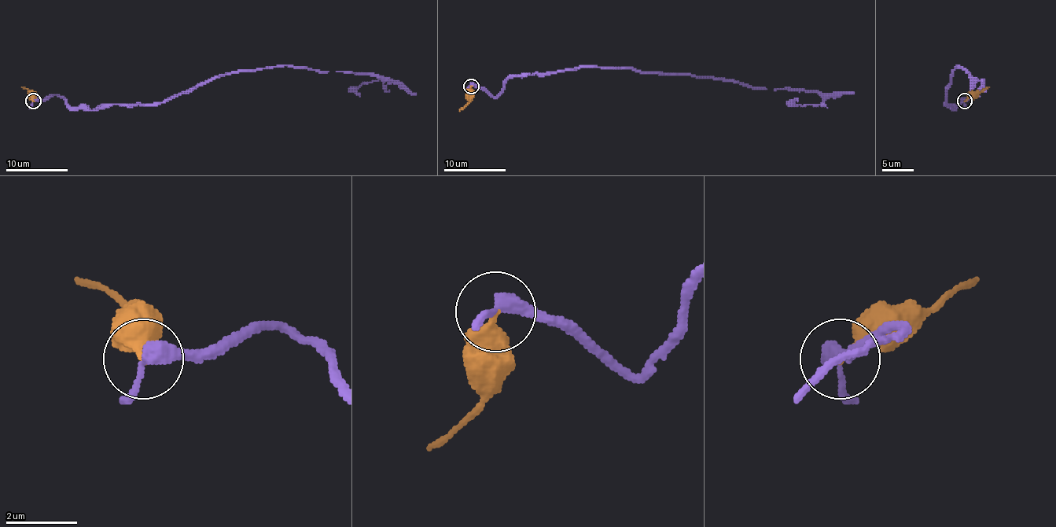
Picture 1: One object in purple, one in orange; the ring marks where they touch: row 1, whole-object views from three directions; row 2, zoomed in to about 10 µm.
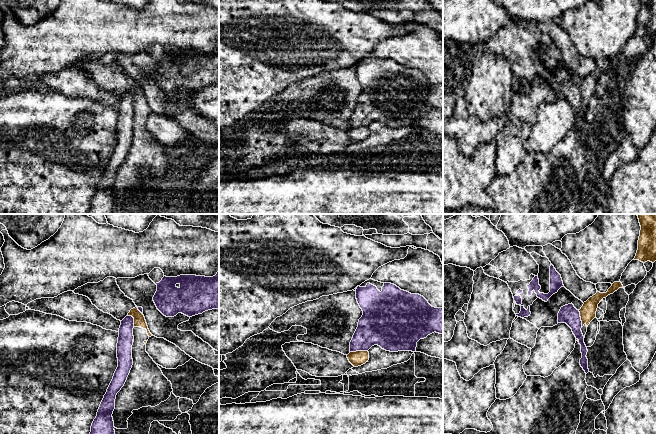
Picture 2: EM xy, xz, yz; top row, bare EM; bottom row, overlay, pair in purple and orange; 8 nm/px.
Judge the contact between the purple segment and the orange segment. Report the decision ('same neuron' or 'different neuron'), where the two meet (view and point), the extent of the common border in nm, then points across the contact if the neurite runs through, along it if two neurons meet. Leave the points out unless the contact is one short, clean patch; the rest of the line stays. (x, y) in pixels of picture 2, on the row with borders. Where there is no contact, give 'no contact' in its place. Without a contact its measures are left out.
different neuron; contact xz (358, 350); length 140 nm; border xz (367, 350), (350, 352)

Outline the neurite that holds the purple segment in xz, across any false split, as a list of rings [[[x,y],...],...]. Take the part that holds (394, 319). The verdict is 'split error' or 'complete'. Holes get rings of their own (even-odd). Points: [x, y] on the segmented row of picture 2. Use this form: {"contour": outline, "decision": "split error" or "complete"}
{"contour": [[[370,278],[357,287],[356,299],[363,315],[350,342],[350,352],[368,351],[374,345],[390,352],[416,352],[420,339],[434,332],[443,334],[443,308],[432,307],[419,294],[411,294],[394,284]]], "decision": "split error"}

